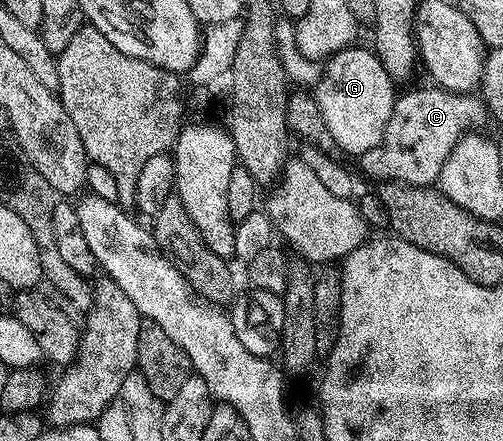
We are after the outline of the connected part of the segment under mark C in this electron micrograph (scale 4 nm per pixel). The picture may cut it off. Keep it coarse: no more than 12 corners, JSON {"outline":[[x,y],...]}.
{"outline":[[440,87],[394,100],[383,139],[359,158],[376,183],[432,186],[476,96]]}

